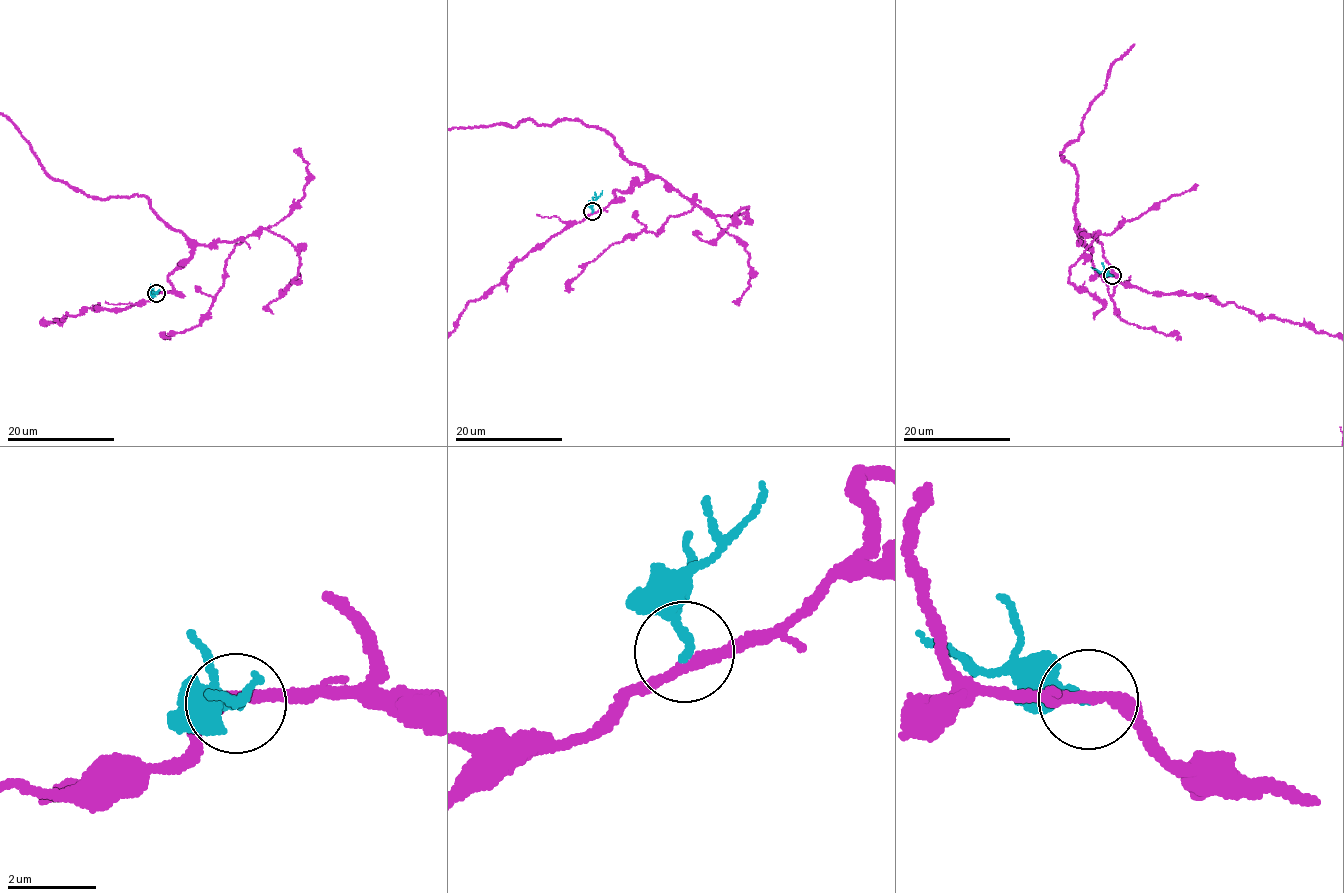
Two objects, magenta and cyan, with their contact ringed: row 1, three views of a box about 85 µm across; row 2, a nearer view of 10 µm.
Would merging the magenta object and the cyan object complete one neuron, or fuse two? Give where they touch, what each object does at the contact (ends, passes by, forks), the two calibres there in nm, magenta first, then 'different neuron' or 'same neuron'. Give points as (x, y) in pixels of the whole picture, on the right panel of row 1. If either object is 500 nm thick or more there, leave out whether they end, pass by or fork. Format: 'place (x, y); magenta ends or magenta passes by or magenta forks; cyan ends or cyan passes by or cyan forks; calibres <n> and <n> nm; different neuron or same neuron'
place (1112, 275); magenta passes by; cyan ends; calibres 240 and 240 nm; different neuron

